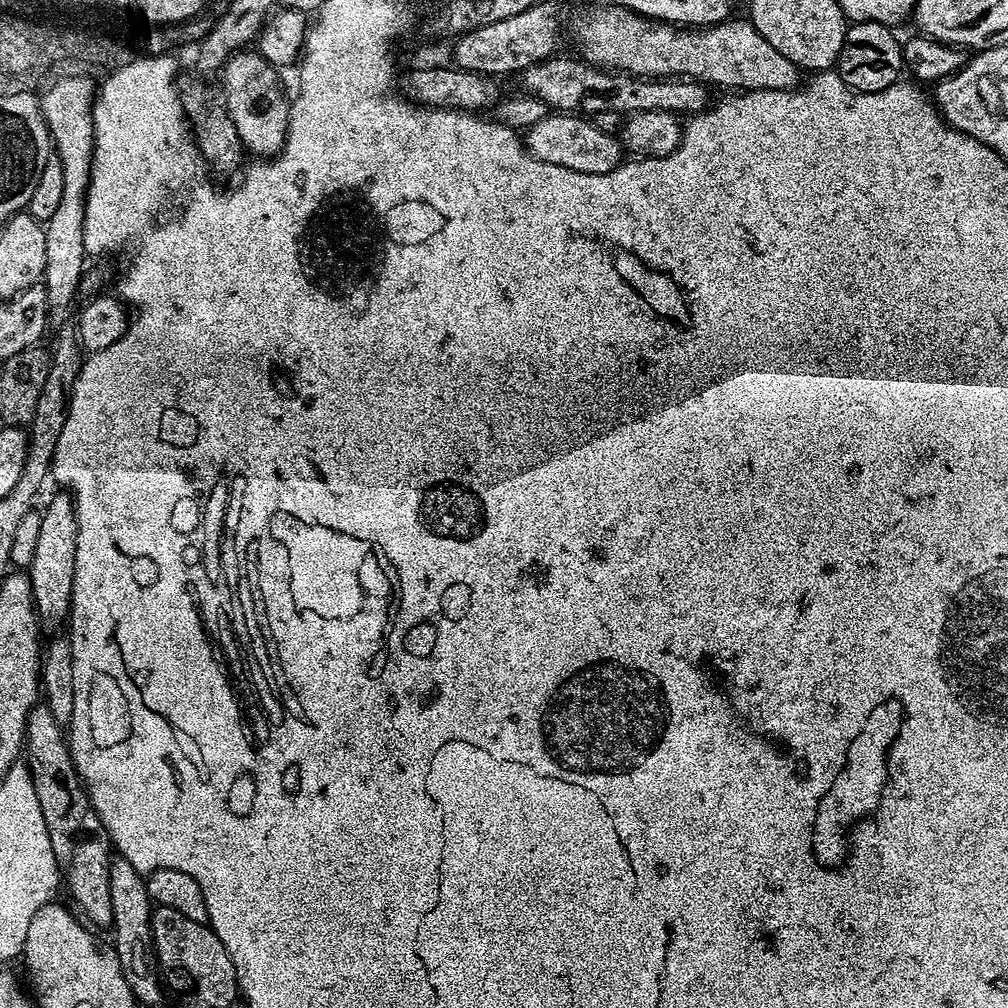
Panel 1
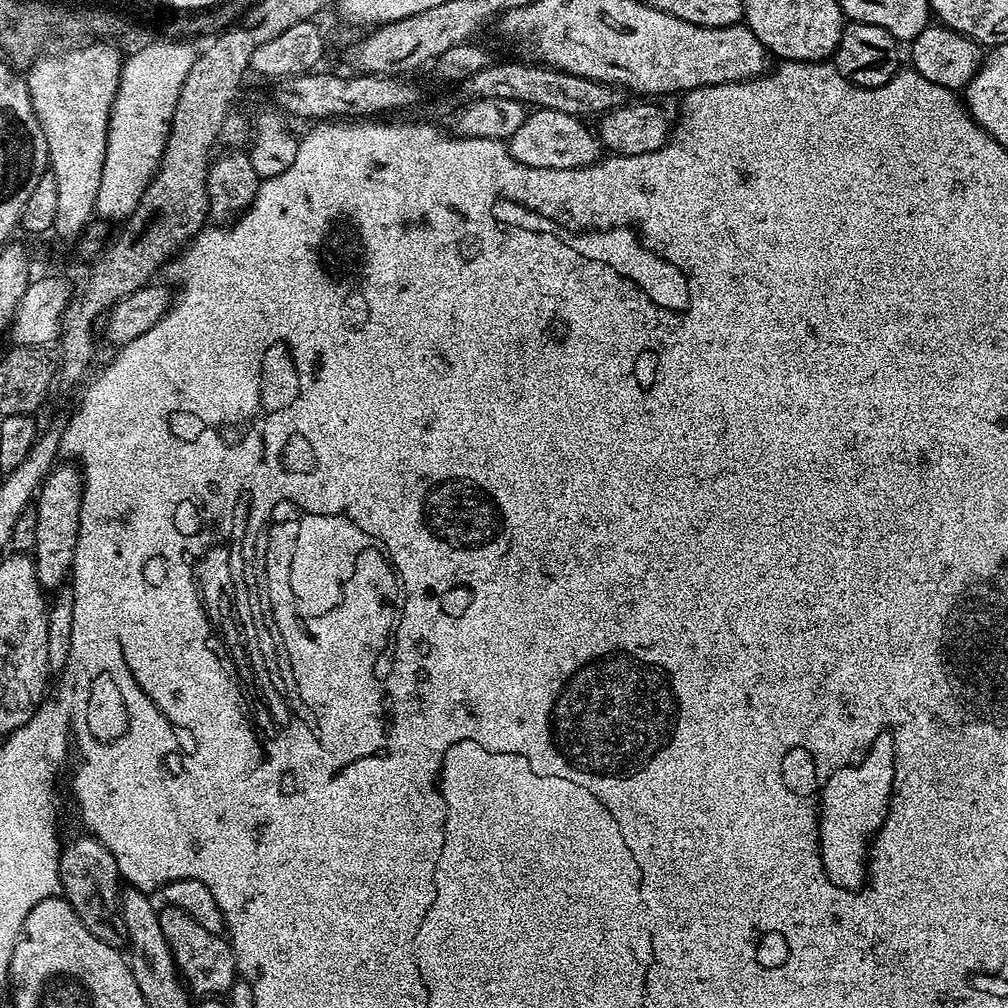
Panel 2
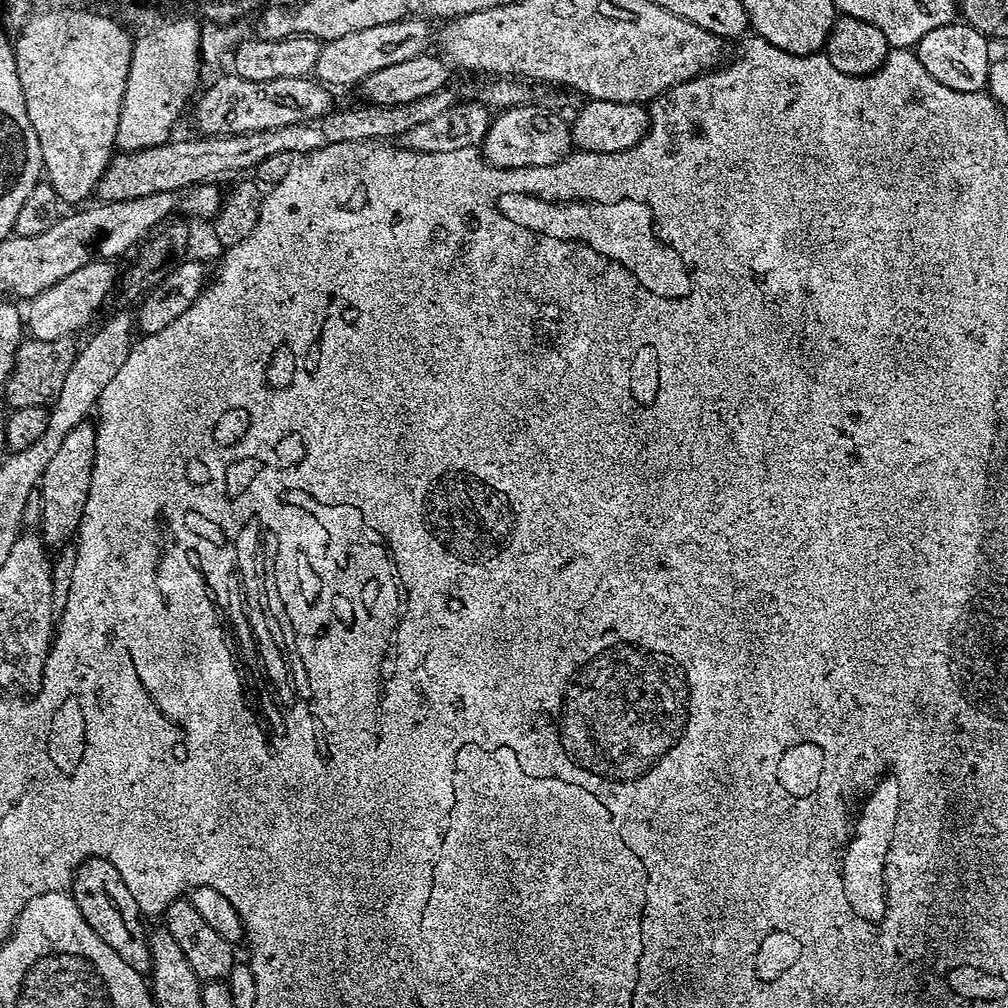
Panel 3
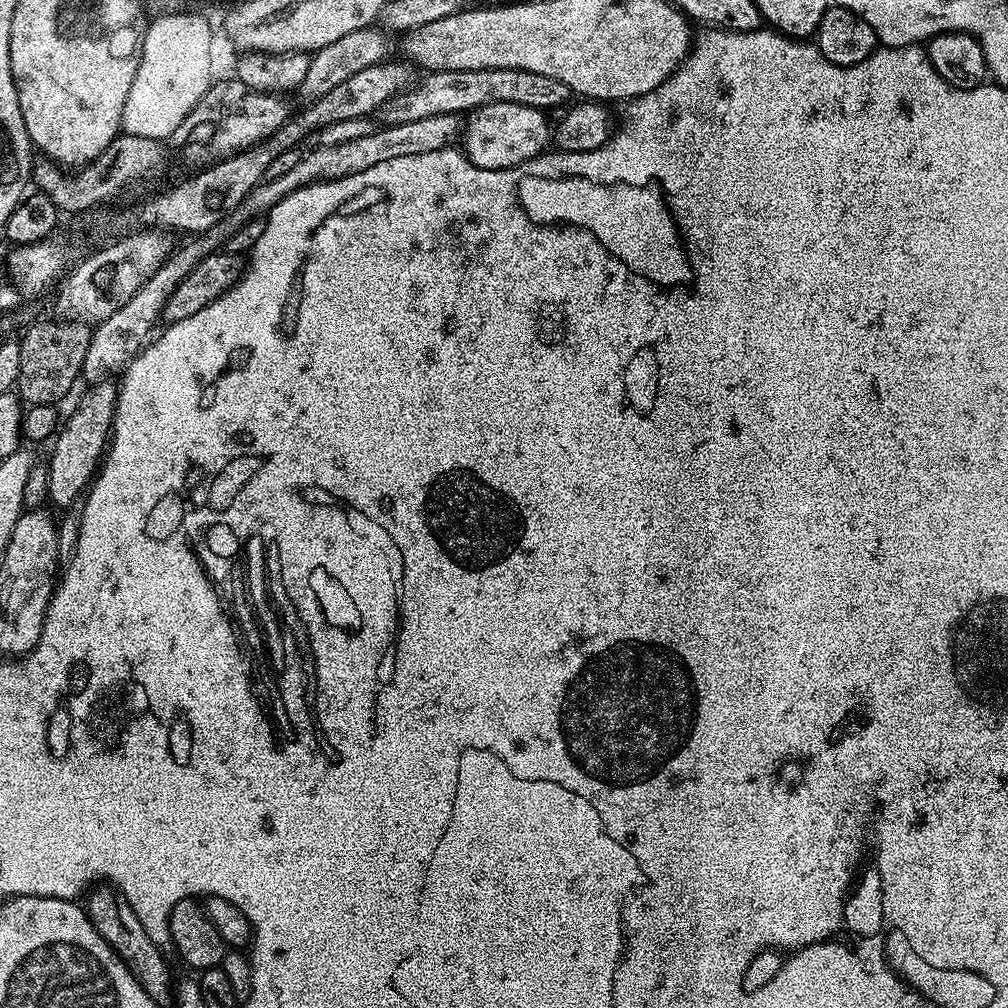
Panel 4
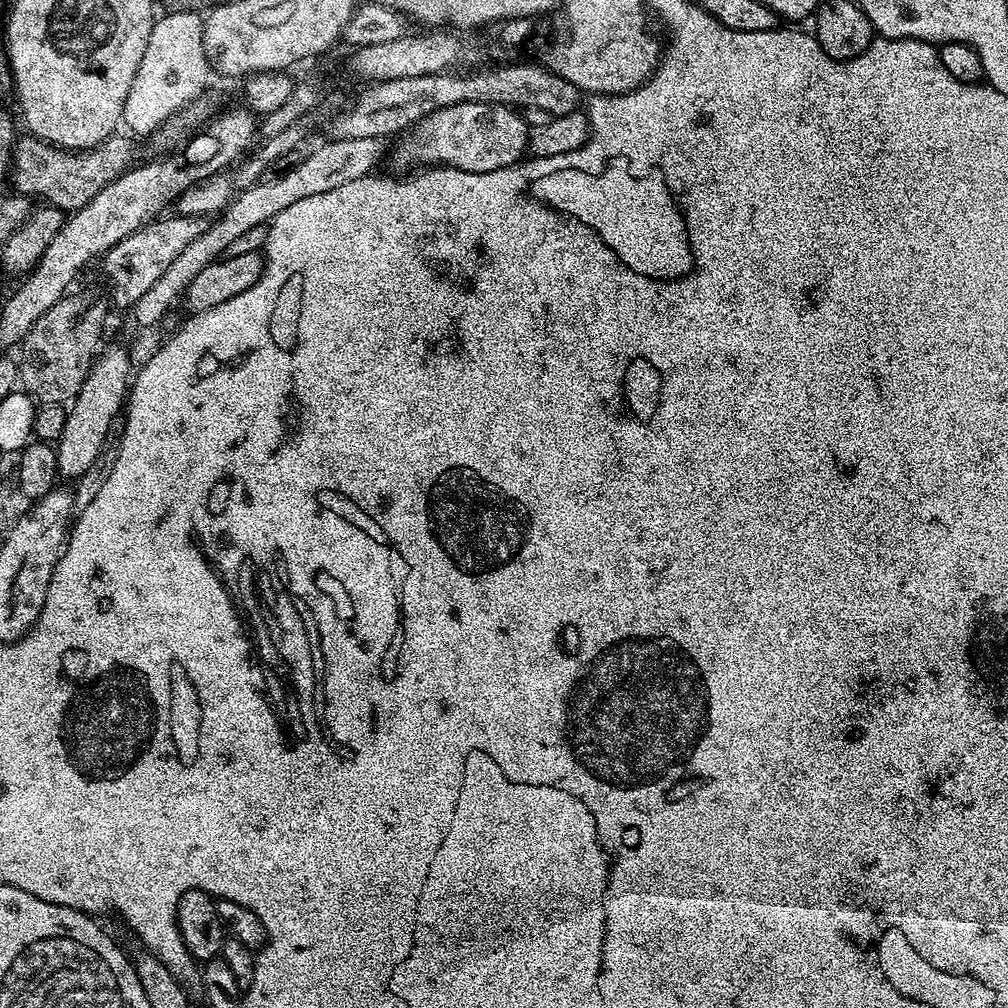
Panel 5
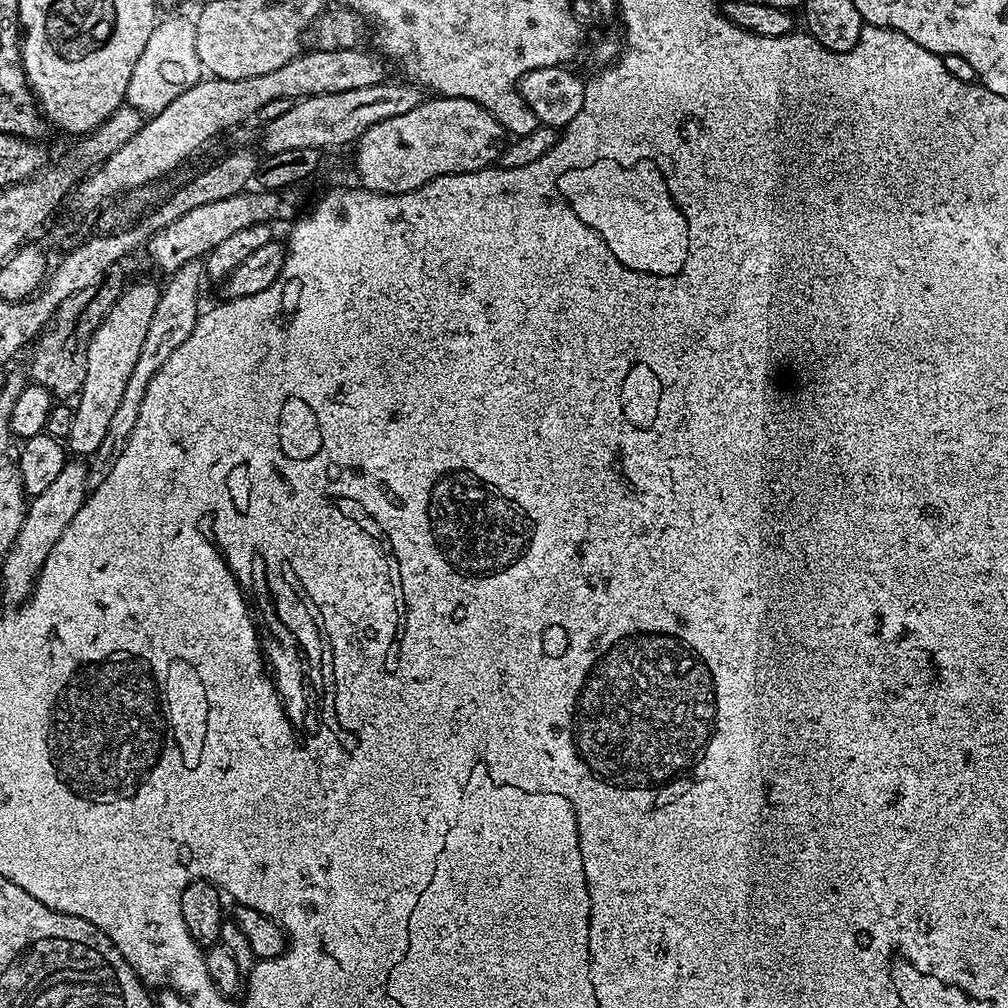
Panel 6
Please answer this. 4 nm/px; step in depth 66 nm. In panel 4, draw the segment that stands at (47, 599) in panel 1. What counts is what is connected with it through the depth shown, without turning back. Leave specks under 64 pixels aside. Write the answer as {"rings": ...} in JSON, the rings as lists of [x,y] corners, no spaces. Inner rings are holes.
{"rings":[[[111,379],[99,380],[91,385],[88,393],[76,404],[76,409],[63,421],[51,445],[52,457],[46,460],[50,486],[48,499],[60,510],[81,499],[88,492],[98,471],[98,465],[110,443],[112,419],[116,413],[117,385]]]}

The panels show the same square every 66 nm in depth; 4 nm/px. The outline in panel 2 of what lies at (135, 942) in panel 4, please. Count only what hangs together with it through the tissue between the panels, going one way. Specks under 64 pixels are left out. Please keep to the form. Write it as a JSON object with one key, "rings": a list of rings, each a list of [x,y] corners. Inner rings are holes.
{"rings":[[[91,834],[83,835],[63,845],[60,855],[60,892],[74,914],[82,918],[82,926],[86,926],[90,934],[102,942],[116,946],[125,935],[124,915],[120,909],[122,877],[118,862],[114,854],[106,850],[103,842]]]}

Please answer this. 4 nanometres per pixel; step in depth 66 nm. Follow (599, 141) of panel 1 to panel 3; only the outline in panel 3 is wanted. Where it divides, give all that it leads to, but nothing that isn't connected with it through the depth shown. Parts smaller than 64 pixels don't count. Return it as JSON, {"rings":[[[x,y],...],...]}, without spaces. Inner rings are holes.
{"rings":[[[539,102],[505,108],[491,117],[491,124],[482,143],[482,155],[496,168],[533,168],[554,166],[573,151],[572,130],[567,119],[543,108]]]}

